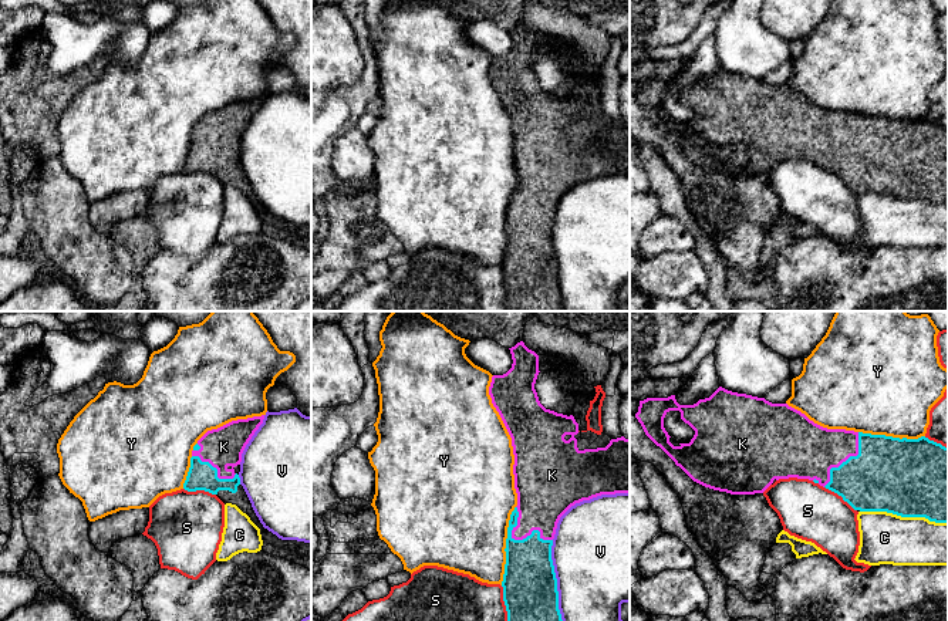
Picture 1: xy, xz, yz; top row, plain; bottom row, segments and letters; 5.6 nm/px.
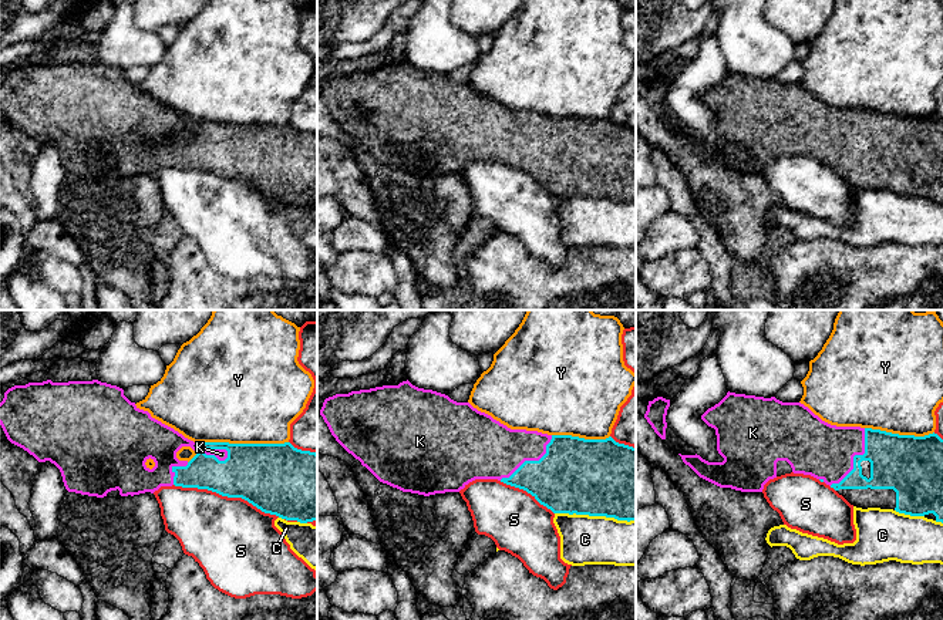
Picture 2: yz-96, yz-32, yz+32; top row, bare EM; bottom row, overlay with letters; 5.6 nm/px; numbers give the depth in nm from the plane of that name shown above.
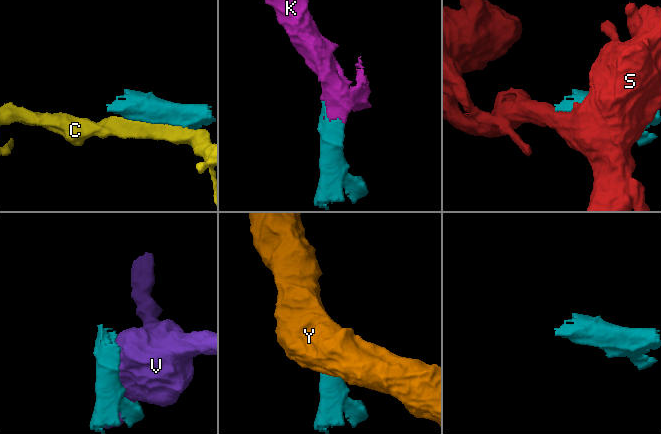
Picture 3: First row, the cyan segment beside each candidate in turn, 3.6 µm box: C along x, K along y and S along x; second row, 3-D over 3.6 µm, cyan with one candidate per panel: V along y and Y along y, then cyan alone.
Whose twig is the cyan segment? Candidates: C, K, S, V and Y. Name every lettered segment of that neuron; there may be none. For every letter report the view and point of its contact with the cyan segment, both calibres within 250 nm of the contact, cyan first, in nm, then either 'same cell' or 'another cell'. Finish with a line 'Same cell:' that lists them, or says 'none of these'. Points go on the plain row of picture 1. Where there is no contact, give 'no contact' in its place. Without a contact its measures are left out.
C: yz (904, 198) | 440/280 nm | another cell
K: xz (519, 222) | 300/280 nm | same cell
S: xz (506, 289) | 300/480 nm | another cell
V: xz (556, 266) | 300/480 nm | another cell
Y: xz (506, 228) | 300/480 nm | another cell
Same cell: K

